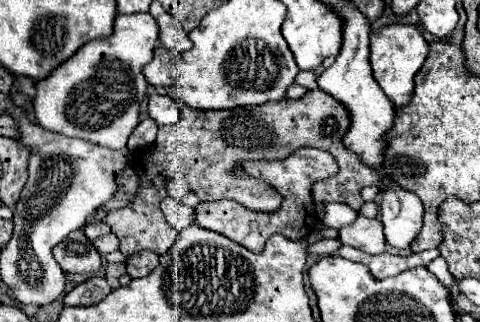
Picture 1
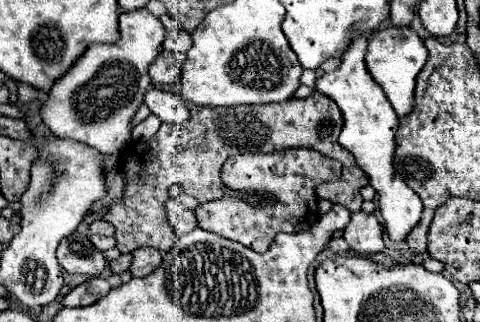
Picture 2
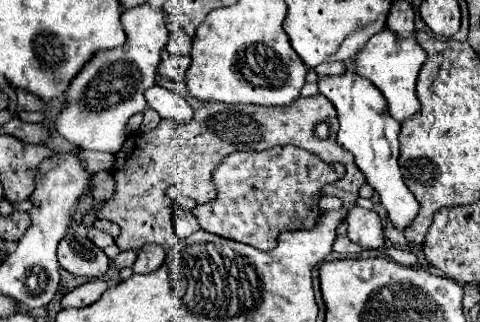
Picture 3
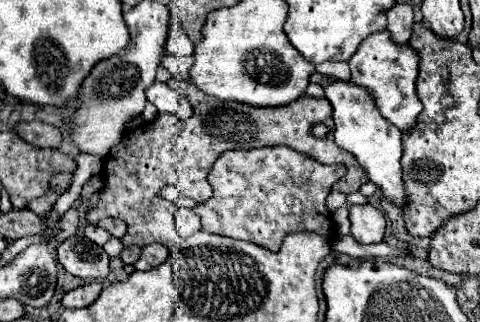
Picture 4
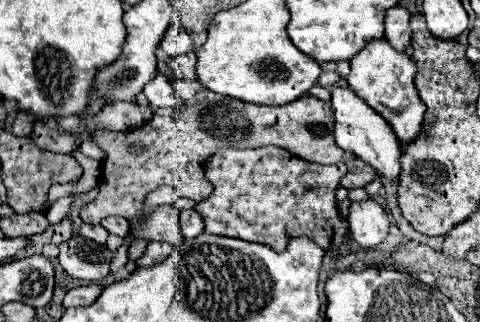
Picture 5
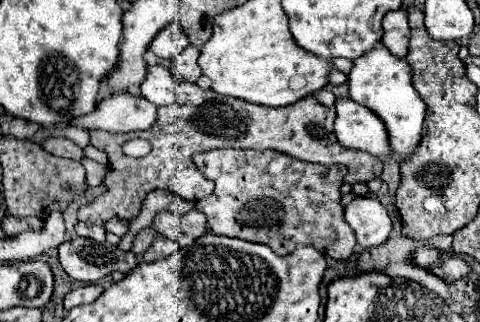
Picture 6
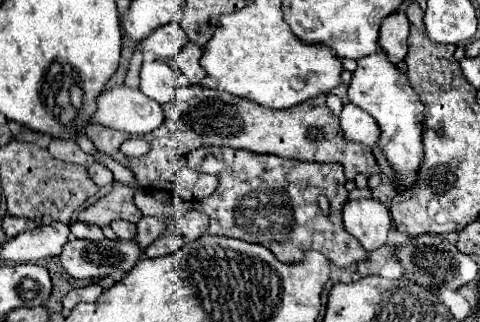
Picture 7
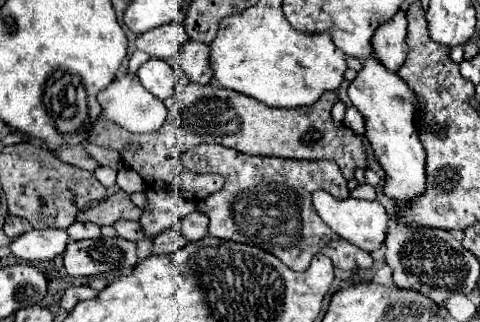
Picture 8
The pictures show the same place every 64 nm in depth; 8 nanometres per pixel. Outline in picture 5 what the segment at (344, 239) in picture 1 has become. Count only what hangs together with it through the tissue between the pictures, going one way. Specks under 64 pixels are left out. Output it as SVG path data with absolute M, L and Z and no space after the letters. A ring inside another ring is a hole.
M374 200L354 202L348 214L350 234L364 248L376 248L388 236L388 218L380 204Z

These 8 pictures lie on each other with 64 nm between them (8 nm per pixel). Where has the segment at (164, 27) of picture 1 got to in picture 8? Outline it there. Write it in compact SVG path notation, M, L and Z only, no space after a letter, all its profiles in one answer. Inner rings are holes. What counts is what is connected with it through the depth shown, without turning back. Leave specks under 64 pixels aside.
M170 22L158 26L152 32L144 32L136 38L136 46L150 54L152 58L168 60L178 54L178 50L188 42L188 34L180 22Z

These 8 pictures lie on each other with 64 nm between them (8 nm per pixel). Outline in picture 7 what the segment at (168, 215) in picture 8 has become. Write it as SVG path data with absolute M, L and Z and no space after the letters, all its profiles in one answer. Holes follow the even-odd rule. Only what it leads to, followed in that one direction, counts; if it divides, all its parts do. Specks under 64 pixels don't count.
M142 216L142 220L138 222L138 230L136 230L134 242L136 242L142 250L144 250L146 246L150 246L150 244L166 230L164 220L166 220L166 216L160 216L160 218Z

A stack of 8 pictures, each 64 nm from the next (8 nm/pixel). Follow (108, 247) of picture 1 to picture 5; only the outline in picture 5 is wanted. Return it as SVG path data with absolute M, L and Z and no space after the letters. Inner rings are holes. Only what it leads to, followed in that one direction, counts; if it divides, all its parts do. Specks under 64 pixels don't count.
M82 224L80 234L98 242L98 244L106 244L106 238L108 238L108 232L102 226L92 226L92 224Z

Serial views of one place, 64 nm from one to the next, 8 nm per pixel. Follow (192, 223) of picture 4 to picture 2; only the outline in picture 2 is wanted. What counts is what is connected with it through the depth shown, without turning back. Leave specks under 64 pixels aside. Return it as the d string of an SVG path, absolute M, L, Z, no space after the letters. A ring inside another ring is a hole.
M170 198L170 200L166 202L166 212L168 212L170 224L172 224L176 236L180 236L180 234L184 234L184 232L190 232L192 228L198 226L194 212L188 210L188 208L184 208L184 206L180 204L180 200Z

